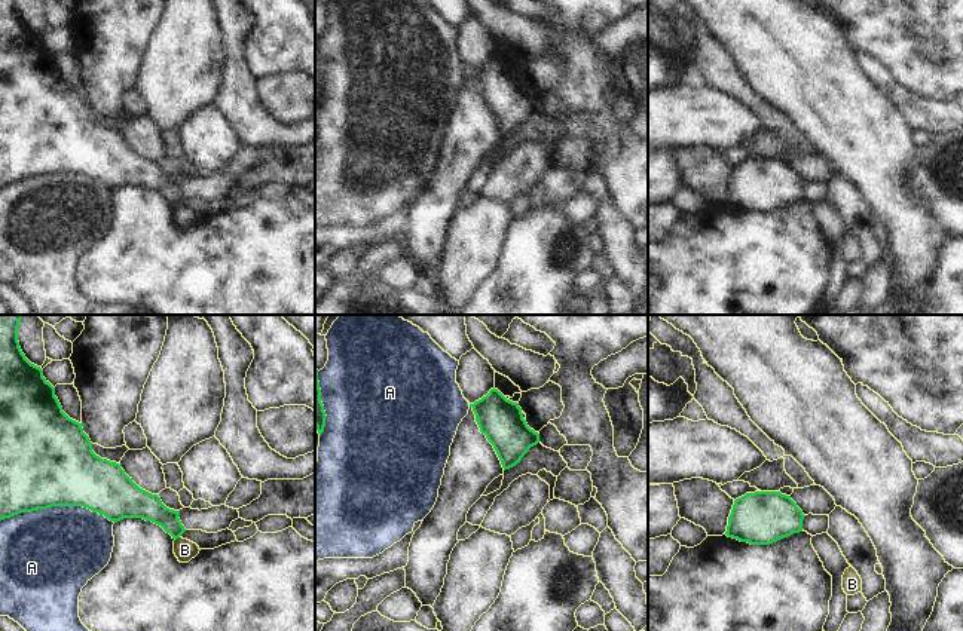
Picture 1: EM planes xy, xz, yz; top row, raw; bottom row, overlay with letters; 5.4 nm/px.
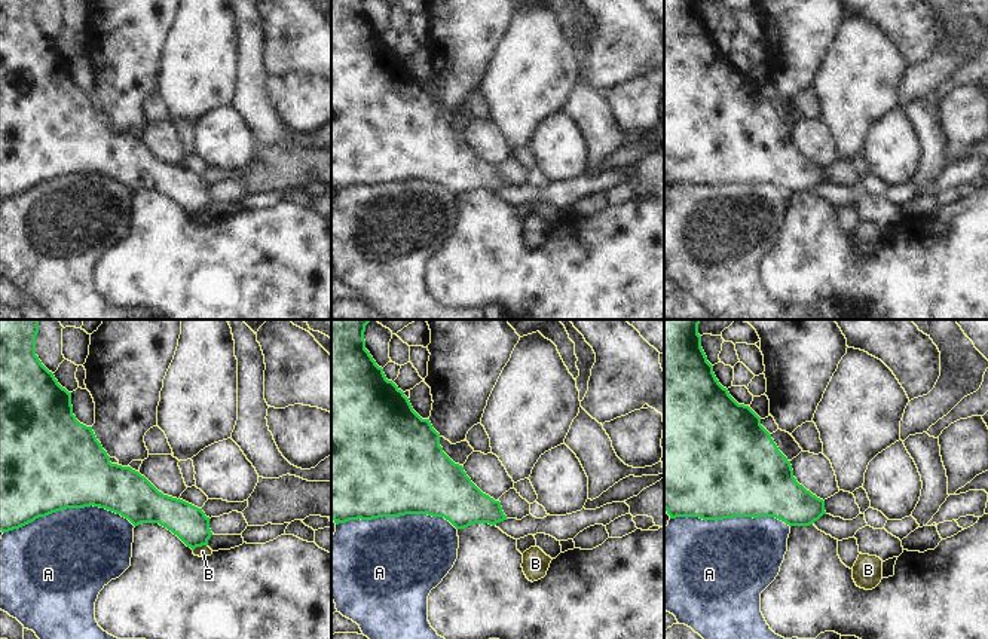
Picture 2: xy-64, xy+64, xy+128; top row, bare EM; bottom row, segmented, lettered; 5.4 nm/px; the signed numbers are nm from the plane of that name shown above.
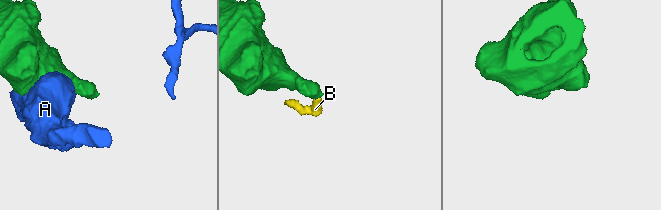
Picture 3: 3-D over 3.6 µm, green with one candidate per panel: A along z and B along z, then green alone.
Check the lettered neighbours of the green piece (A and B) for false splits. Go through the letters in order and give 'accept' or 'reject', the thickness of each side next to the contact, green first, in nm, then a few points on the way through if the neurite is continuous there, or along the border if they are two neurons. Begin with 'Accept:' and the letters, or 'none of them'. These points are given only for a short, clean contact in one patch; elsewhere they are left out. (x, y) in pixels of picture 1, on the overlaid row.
Accept: none of them
A: reject; calibres 500 and 480 nm
B: reject; calibres 150 and 120 nm; border xy (179, 536), (176, 539)

